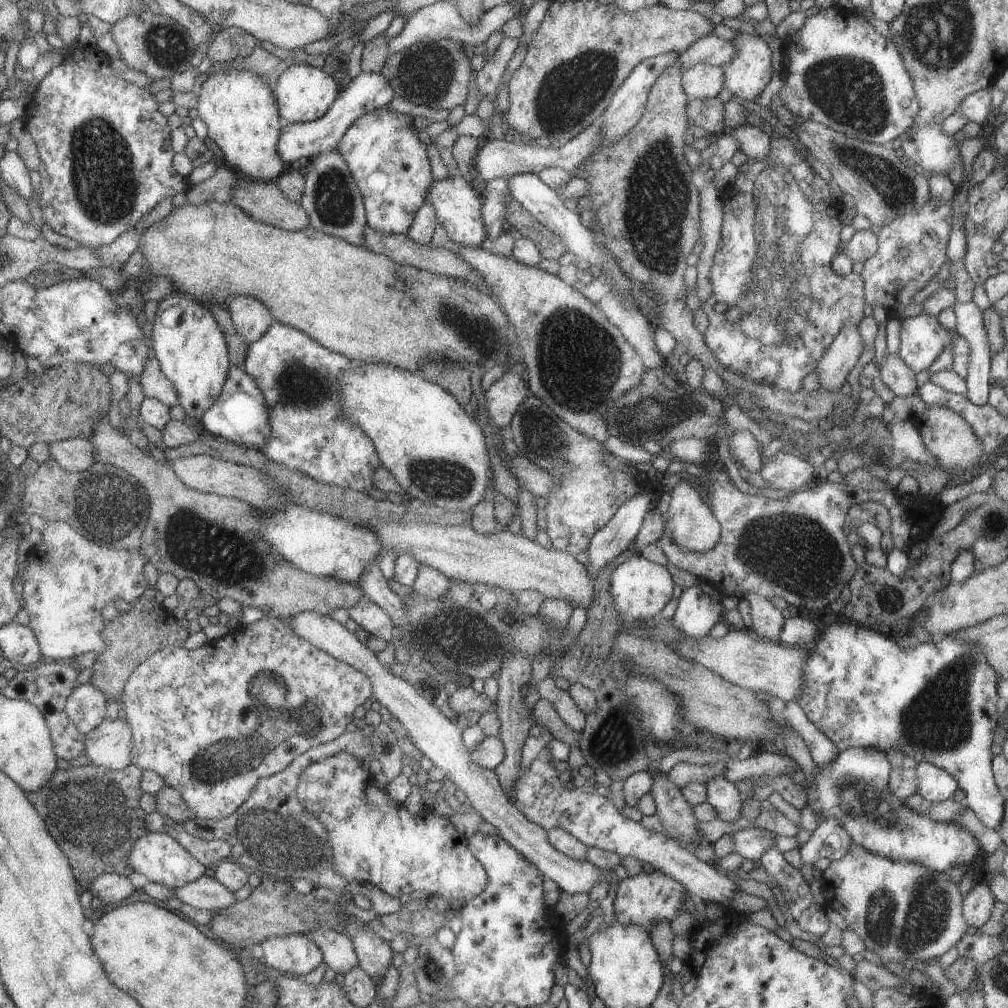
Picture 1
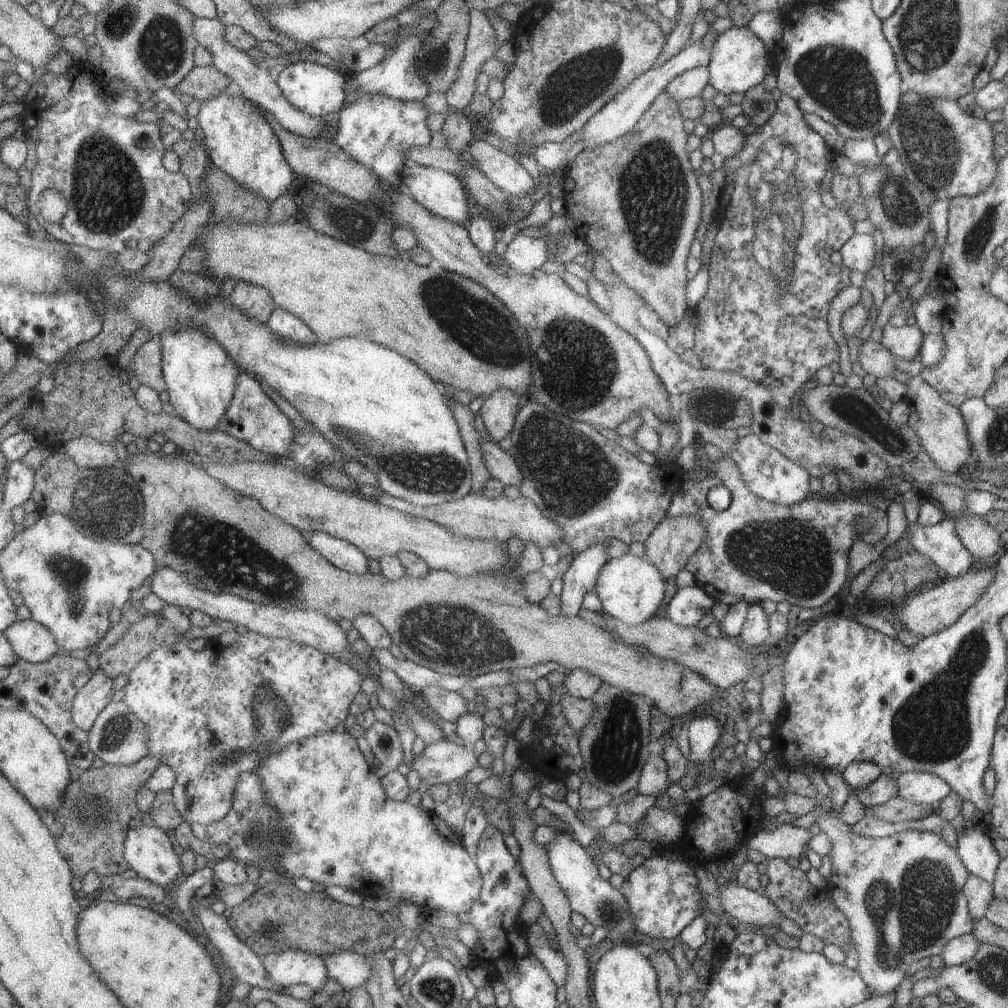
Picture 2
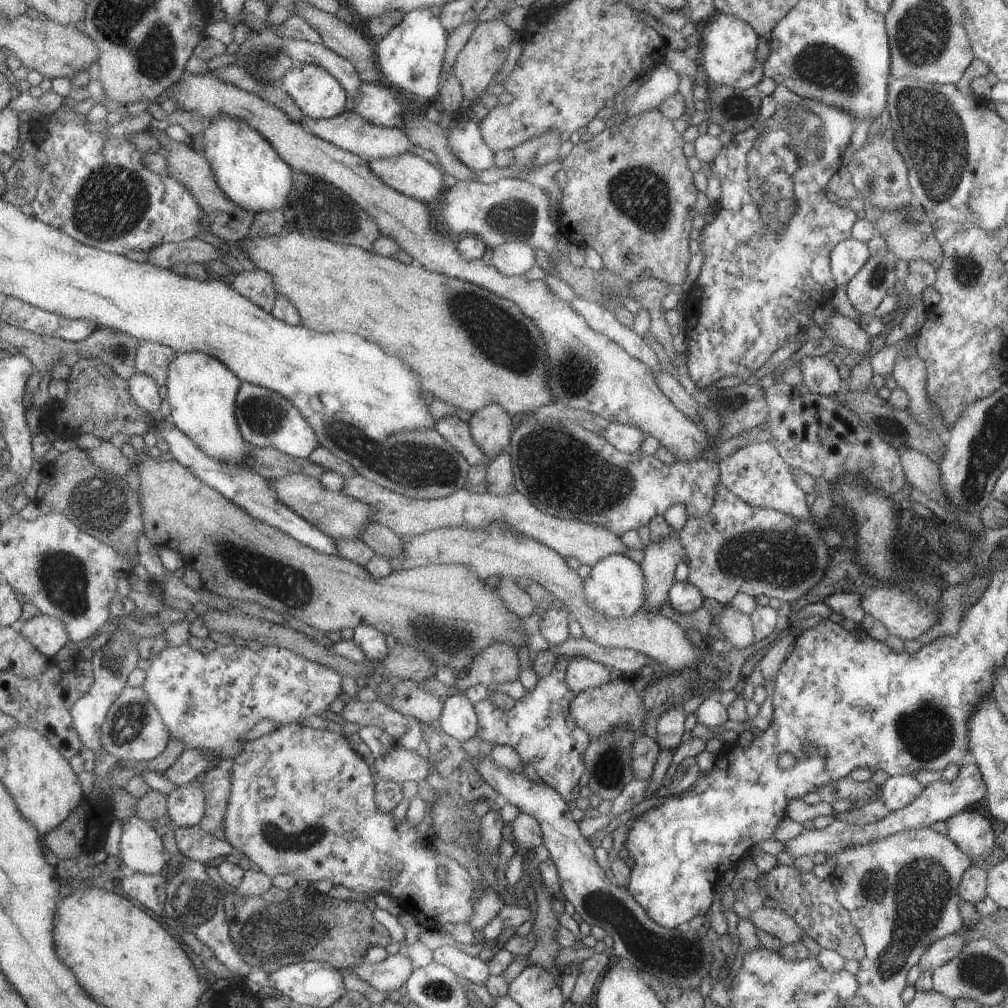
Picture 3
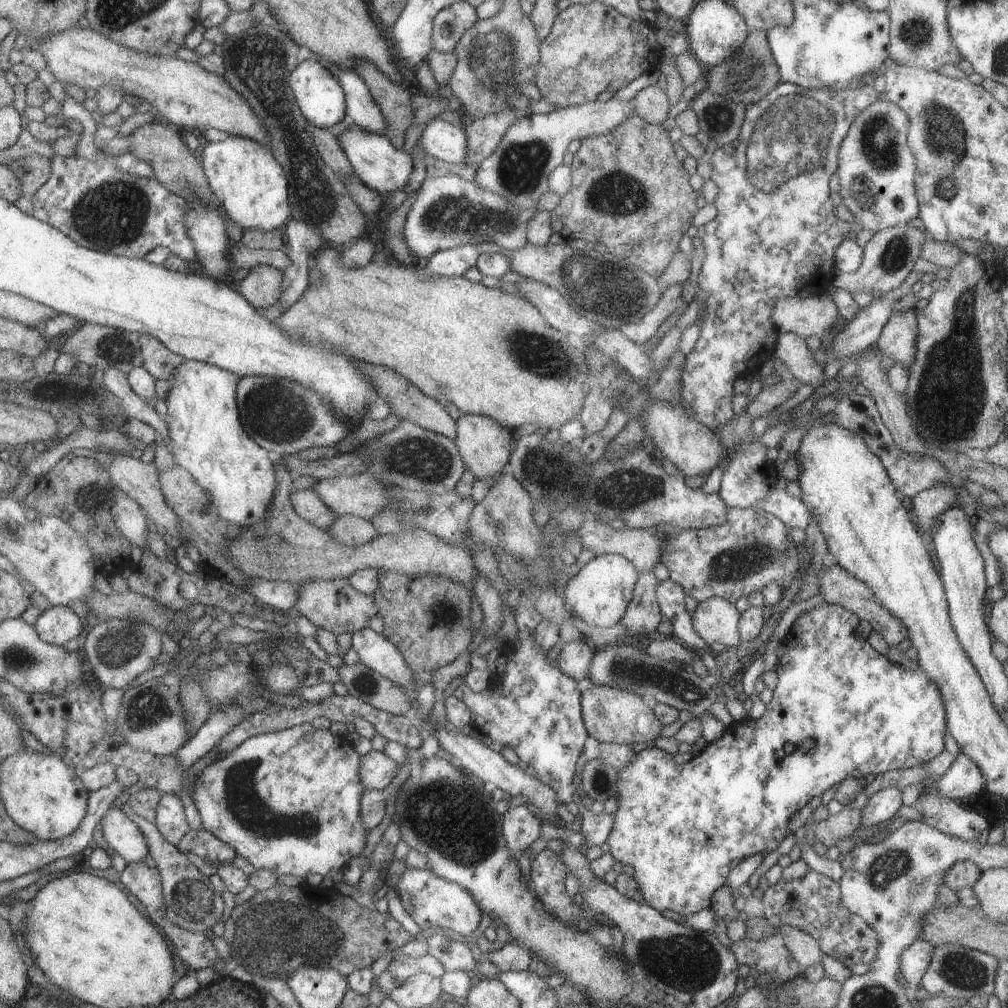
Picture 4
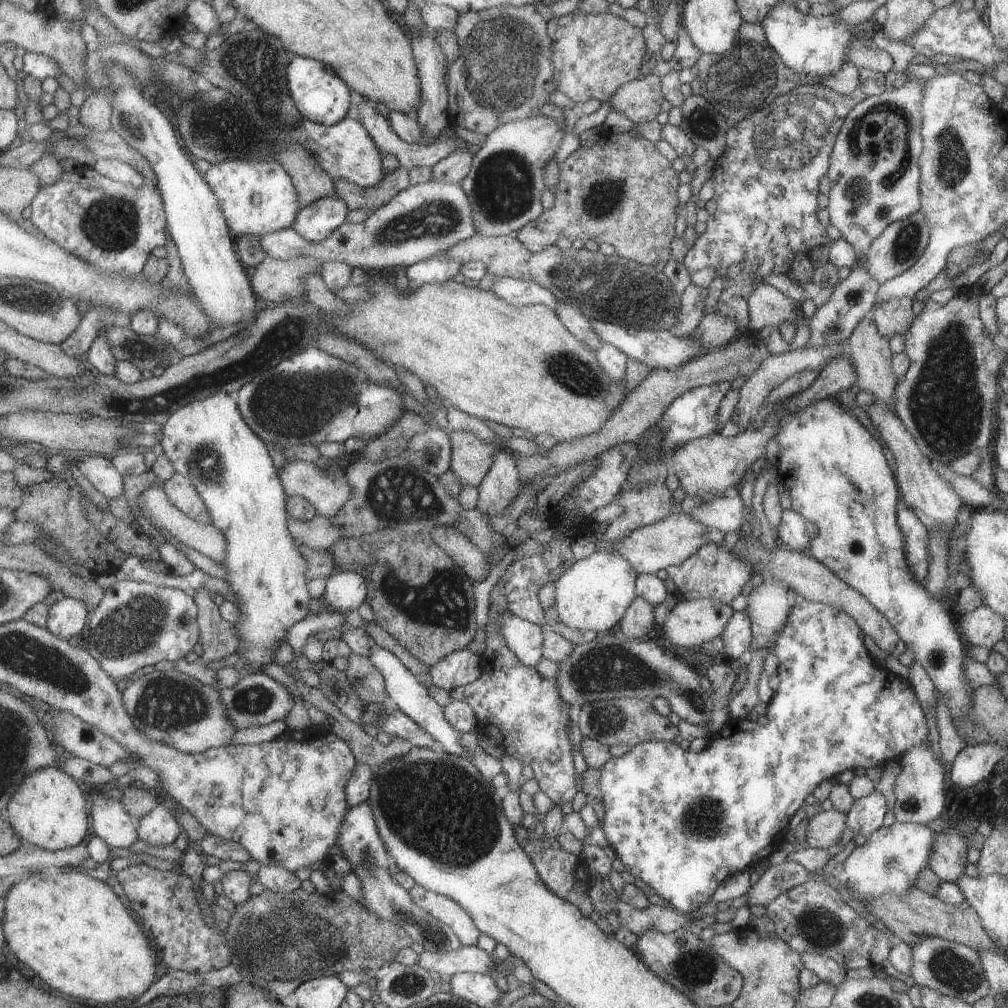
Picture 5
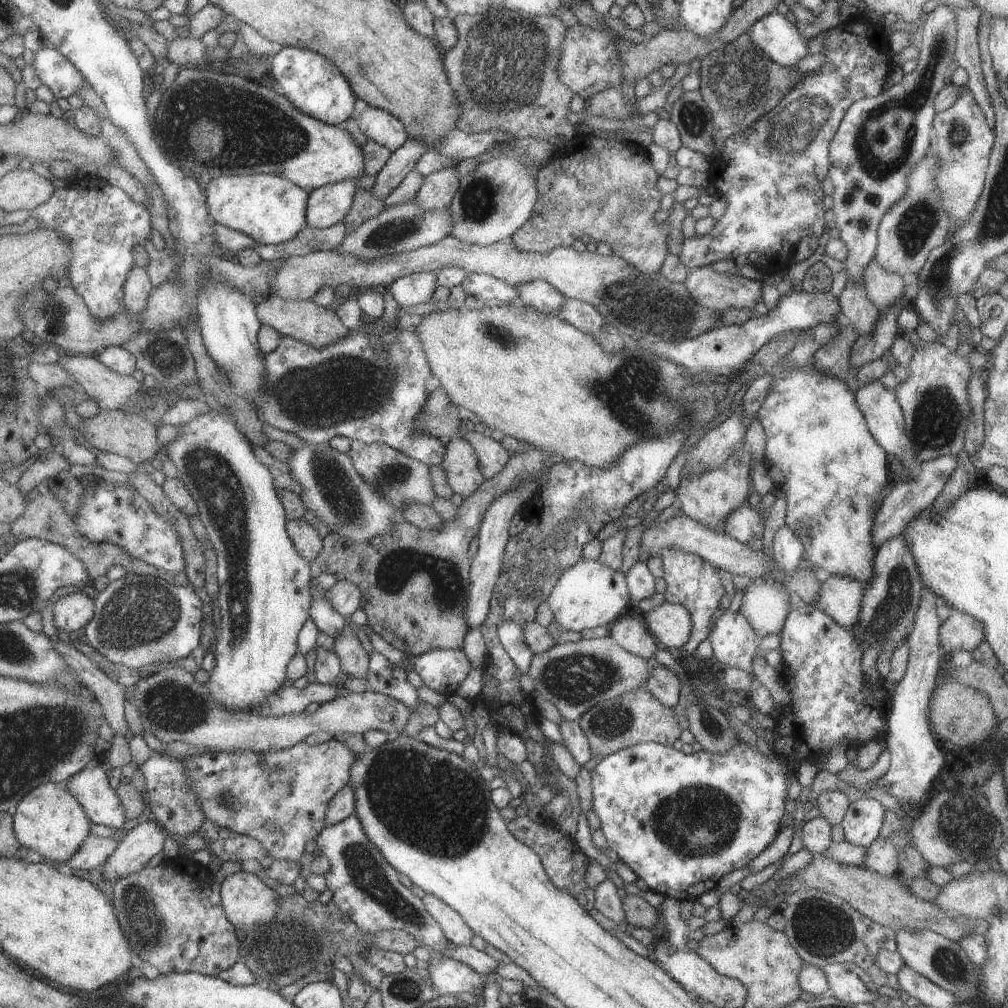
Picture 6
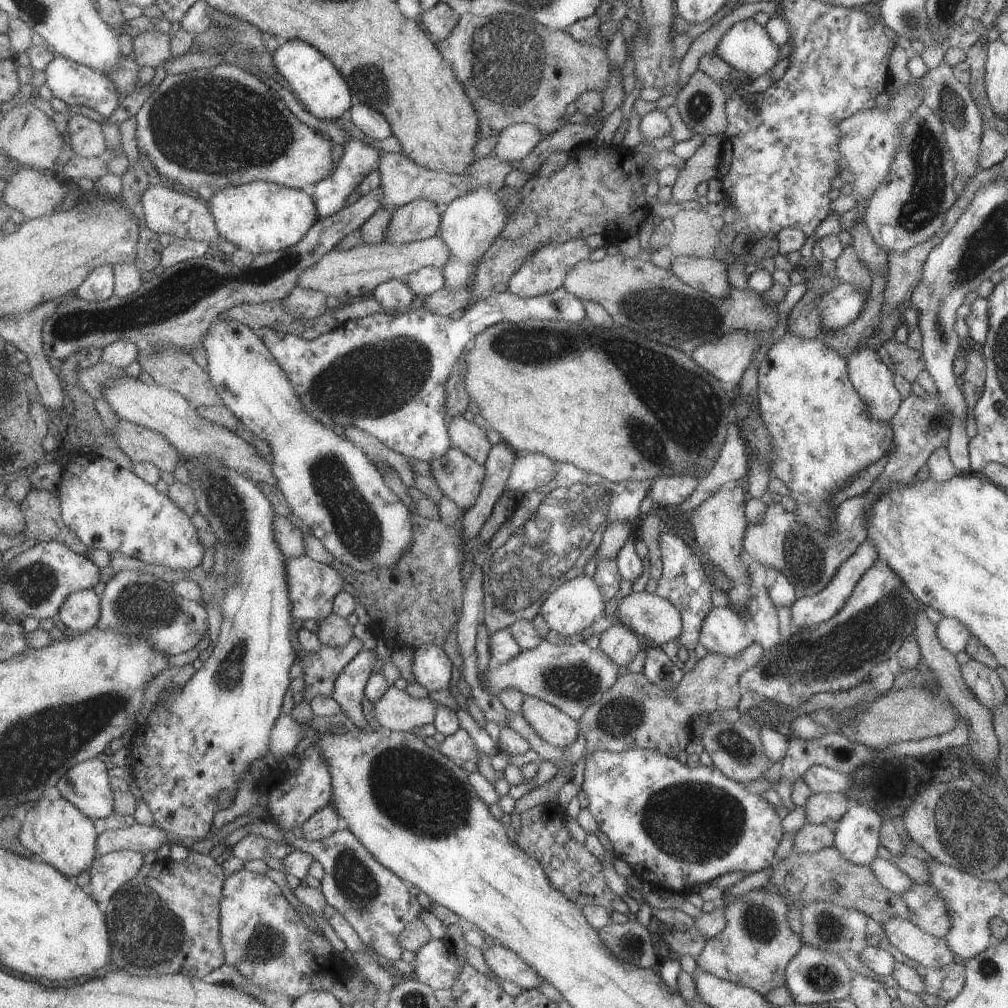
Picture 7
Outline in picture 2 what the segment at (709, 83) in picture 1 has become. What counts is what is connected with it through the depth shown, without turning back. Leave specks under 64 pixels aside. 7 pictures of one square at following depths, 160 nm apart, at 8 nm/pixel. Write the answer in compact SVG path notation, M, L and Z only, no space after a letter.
M695 67L677 73L666 84L666 94L677 102L691 97L699 97L701 90L708 83L708 68Z

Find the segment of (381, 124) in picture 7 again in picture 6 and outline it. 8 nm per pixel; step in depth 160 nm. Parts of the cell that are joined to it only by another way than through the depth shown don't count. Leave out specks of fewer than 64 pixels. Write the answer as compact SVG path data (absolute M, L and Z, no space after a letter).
M368 106L355 121L365 138L387 147L391 153L407 140L399 119L384 110Z

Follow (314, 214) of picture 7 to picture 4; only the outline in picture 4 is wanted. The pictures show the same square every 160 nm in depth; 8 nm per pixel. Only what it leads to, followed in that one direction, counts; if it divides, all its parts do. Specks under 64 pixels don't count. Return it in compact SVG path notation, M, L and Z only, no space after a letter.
M231 135L221 142L203 142L197 155L211 192L227 218L243 231L270 231L283 227L290 215L288 180L265 145Z

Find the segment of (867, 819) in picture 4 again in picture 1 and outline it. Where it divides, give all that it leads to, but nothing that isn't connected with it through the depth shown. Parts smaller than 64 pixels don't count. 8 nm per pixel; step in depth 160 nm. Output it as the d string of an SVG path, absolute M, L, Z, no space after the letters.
M919 763L914 768L916 792L926 801L947 800L957 790L957 781L944 770L929 763Z

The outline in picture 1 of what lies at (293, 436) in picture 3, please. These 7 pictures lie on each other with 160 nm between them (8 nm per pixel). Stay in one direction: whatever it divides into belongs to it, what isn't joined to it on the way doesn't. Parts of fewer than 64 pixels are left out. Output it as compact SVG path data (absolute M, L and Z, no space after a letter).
M231 365L228 368L225 382L218 397L203 413L199 420L203 431L216 437L224 438L229 442L261 449L270 437L270 424L268 421L268 408L259 387L253 382L252 376L242 368Z

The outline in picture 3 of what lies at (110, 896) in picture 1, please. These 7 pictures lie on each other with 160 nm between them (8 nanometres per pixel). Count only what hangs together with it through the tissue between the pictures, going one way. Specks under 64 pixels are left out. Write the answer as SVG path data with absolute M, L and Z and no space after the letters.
M133 871L124 876L120 883L130 900L140 902L145 910L163 915L166 880L161 873L148 875Z

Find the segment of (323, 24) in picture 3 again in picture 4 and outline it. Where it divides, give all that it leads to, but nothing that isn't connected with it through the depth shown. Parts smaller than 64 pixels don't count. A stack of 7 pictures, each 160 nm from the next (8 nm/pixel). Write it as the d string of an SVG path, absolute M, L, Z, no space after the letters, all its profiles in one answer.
M356 61L353 70L368 86L373 100L386 120L385 136L396 149L401 149L404 128L410 125L411 120L409 108L411 95L403 85L391 82L371 63Z

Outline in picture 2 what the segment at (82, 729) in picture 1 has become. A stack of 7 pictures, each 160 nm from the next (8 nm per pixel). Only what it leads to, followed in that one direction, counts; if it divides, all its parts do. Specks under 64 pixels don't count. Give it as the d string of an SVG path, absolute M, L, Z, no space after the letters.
M102 670L92 672L90 679L77 690L70 715L73 724L88 734L95 717L111 702L113 679L103 674Z

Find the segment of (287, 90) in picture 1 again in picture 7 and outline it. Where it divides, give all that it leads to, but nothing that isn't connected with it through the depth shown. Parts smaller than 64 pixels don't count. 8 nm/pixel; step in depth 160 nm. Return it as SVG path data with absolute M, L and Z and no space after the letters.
M299 40L282 43L271 54L276 72L292 87L305 110L319 119L340 118L345 116L354 101L352 92L344 76L314 46Z

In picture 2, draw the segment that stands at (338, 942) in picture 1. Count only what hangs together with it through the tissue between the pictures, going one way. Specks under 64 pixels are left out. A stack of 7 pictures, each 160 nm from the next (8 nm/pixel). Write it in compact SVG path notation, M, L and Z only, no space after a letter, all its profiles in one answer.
M336 951L323 958L327 974L338 982L343 990L363 987L372 976L370 962L363 955L351 951Z

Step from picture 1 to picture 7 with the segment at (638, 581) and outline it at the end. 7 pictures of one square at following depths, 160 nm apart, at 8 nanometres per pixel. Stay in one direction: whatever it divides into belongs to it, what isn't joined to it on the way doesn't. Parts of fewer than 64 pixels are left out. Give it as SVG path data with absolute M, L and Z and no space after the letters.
M585 574L568 580L547 595L537 614L545 621L549 631L564 637L581 633L584 628L590 626L595 619L601 616L604 604L607 603L598 588L599 586L593 582L593 579Z

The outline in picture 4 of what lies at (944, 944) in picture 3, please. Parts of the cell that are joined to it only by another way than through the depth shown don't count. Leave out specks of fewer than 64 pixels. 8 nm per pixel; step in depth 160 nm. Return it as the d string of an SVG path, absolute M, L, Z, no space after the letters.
M917 938L899 953L898 972L901 972L905 979L904 991L910 1001L915 998L911 994L920 987L920 980L929 964L932 948L928 942Z

